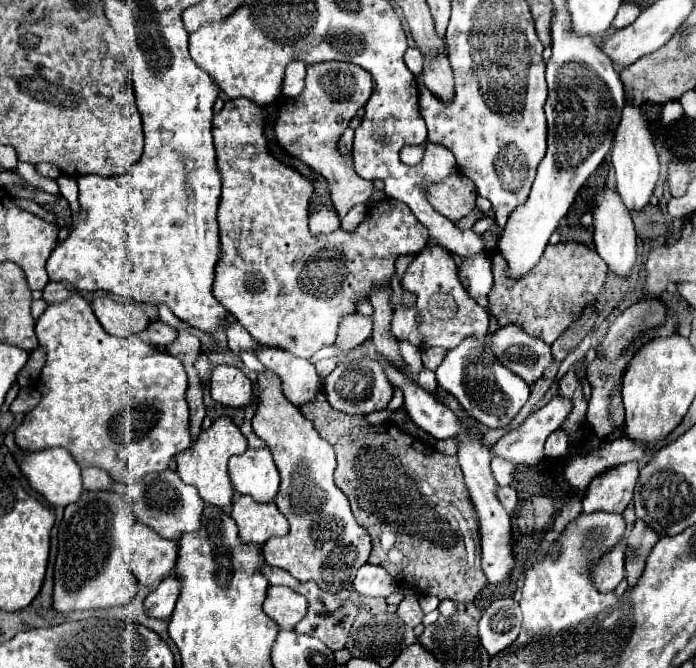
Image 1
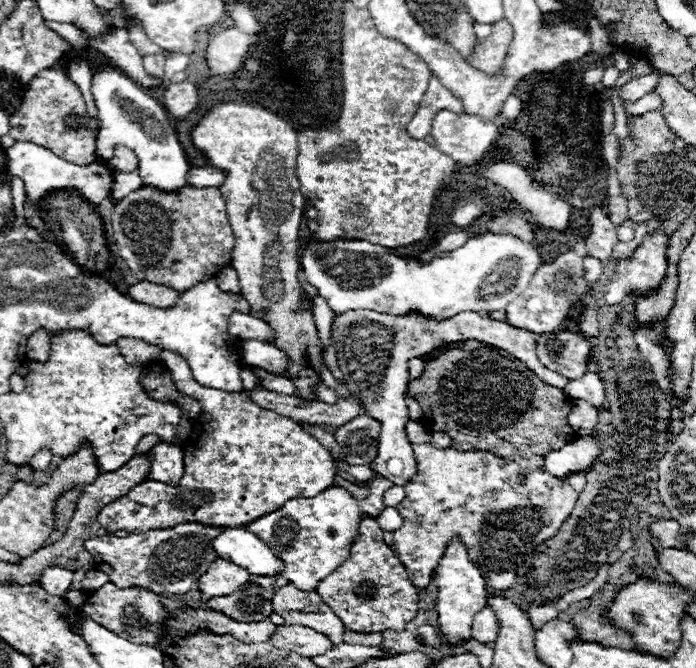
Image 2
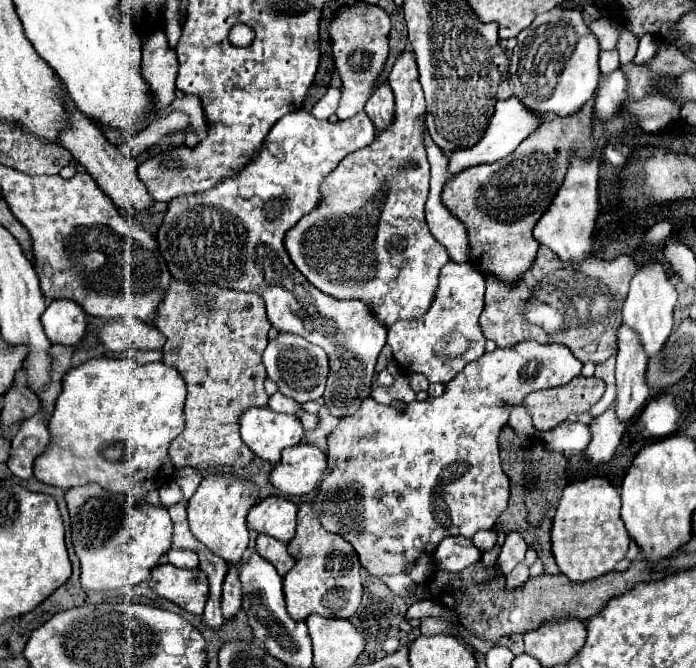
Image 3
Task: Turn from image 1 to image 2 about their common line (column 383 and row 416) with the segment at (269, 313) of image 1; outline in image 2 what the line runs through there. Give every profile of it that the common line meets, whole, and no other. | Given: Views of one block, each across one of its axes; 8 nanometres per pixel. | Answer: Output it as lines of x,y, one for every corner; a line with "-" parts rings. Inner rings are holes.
162,350
160,360
172,372
176,388
186,396
198,398
202,404
202,414
194,422
192,434
186,438
184,450
184,476
178,486
170,486
156,480
146,480
134,486
126,496
120,500
110,502
98,514
98,522
108,532
146,532
152,528
172,528
182,520
198,520
202,524
212,526
246,526
248,522
274,512
290,498
308,498
316,496
328,486
334,484
336,466
332,462
330,450
324,448
316,438
312,438
302,424
280,416
272,410
262,410
252,400
248,400
242,392
226,392
216,388
200,386
188,368
188,362
168,350

